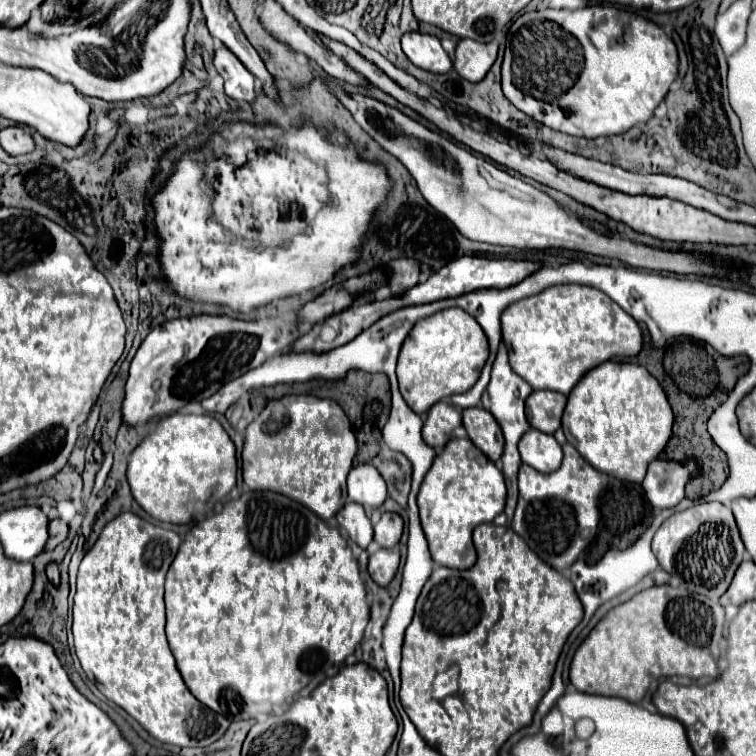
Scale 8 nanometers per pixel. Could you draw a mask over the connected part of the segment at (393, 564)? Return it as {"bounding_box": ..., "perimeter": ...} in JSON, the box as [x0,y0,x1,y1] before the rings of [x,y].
{"bounding_box":[369,547,399,587],"perimeter":[[[399,547],[393,549],[377,549],[369,557],[369,575],[381,587],[389,585],[399,567]]]}

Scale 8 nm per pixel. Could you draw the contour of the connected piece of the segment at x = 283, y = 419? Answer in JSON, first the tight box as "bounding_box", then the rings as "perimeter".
{"bounding_box":[243,395,355,519],"perimeter":[[[287,395],[269,401],[247,427],[243,445],[243,481],[249,489],[269,489],[297,499],[321,519],[331,519],[347,501],[345,479],[355,457],[355,431],[343,409],[331,399]]]}

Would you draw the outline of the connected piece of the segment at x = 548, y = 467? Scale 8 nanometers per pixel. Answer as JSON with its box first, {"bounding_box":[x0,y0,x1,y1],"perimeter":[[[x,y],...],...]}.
{"bounding_box":[519,429,563,473],"perimeter":[[[535,429],[523,435],[523,439],[519,441],[519,453],[521,453],[523,463],[531,465],[533,469],[541,473],[557,471],[563,459],[561,445],[555,441],[555,437],[535,431]]]}

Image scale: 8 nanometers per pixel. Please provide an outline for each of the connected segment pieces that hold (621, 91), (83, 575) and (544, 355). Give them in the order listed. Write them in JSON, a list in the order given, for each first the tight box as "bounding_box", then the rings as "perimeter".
[{"bounding_box":[503,5,679,139],"perimeter":[[[591,5],[591,7],[583,7],[583,9],[575,9],[575,11],[545,9],[545,11],[523,13],[511,25],[511,29],[507,33],[507,49],[505,49],[505,59],[503,59],[503,93],[519,111],[527,113],[535,121],[539,121],[539,123],[543,123],[543,125],[547,125],[555,131],[567,133],[567,135],[595,139],[595,137],[601,137],[601,135],[619,135],[619,133],[629,131],[637,123],[645,123],[653,115],[655,107],[667,95],[677,73],[679,73],[679,53],[677,53],[677,45],[675,45],[673,37],[669,37],[659,25],[655,25],[653,21],[647,21],[641,15],[617,9],[613,5]]]},{"bounding_box":[73,513,229,747],"perimeter":[[[123,513],[109,521],[79,566],[73,607],[73,637],[81,667],[95,679],[97,689],[109,701],[125,709],[151,737],[179,747],[207,747],[227,731],[229,719],[211,711],[191,695],[175,667],[165,633],[164,583],[179,545],[181,539],[177,533],[151,525],[135,513]]]},{"bounding_box":[503,285,643,395],"perimeter":[[[553,285],[529,299],[521,299],[503,311],[503,341],[509,347],[509,363],[533,389],[549,389],[569,395],[577,381],[593,367],[613,357],[635,357],[643,347],[639,323],[627,315],[603,291],[589,285]]]}]

